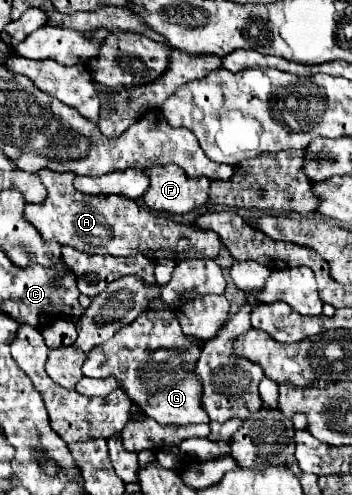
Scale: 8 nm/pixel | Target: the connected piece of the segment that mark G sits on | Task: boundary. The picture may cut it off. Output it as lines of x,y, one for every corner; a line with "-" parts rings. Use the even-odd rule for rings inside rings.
148,310
122,327
106,344
94,348
88,354
82,372
90,378
114,376
122,380
122,388
128,398
136,404
142,404
144,414
154,418
162,426
186,426
202,422
208,424
210,418
206,416
206,412
202,412
202,404
198,400
202,388
198,388
198,378
194,376
194,364
198,356
198,346
194,344
194,340
192,346
188,346
188,340
186,336
182,336
172,310
-
144,342
160,342
160,348
156,346
154,350
146,352

